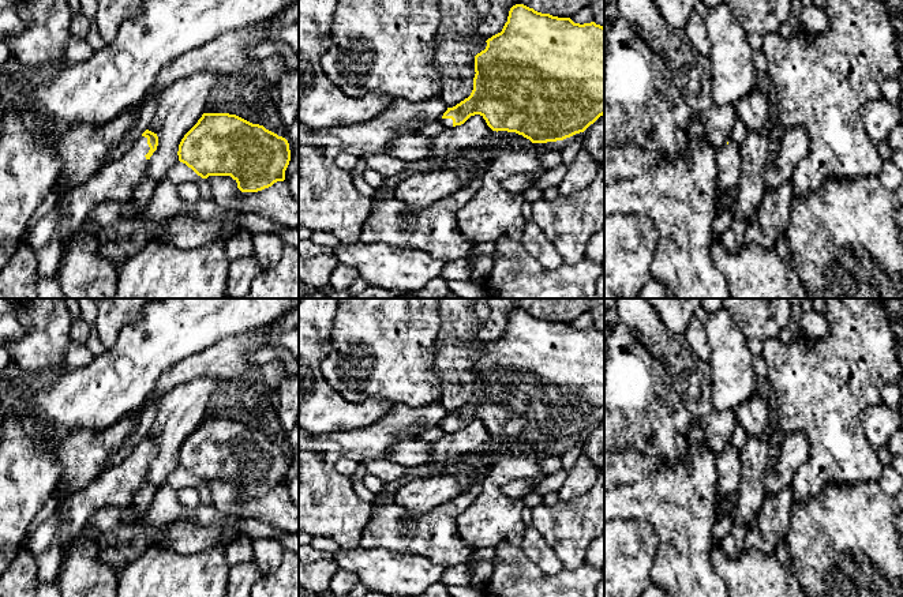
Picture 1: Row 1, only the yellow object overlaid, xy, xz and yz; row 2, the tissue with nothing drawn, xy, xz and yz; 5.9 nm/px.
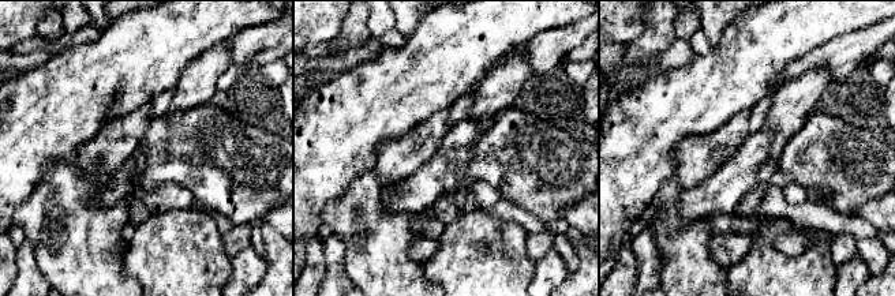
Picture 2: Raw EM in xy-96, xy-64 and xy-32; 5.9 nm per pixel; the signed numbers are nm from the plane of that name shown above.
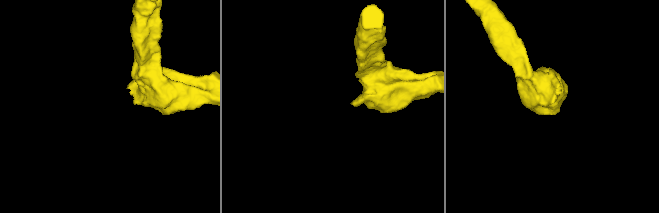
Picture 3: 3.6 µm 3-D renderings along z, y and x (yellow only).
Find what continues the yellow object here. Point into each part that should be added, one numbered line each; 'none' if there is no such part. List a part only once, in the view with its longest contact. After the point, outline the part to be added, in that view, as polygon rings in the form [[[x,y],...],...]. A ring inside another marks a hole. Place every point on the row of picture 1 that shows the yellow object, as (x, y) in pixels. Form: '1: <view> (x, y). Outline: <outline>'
1: xy (117, 181). Outline: [[[140,136],[132,147],[120,158],[106,164],[101,170],[83,184],[74,187],[57,206],[45,214],[31,229],[27,230],[26,243],[37,256],[37,281],[57,275],[59,264],[64,254],[63,237],[80,228],[89,213],[101,203],[117,202],[128,206],[139,185],[147,180],[149,159],[145,157],[150,147],[147,138]]]

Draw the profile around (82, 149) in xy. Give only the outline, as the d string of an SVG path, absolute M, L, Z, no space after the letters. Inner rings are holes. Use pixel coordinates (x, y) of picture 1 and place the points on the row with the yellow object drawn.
M131 108L112 121L101 125L74 124L56 132L49 121L26 112L26 127L45 138L53 138L50 147L59 155L61 170L57 181L64 180L67 187L83 184L105 166L108 154L115 150L136 124L140 108Z

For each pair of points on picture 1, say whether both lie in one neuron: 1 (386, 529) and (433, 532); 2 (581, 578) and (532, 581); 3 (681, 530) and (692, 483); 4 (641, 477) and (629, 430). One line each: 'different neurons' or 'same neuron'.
1: same neuron
2: same neuron
3: same neuron
4: different neurons

